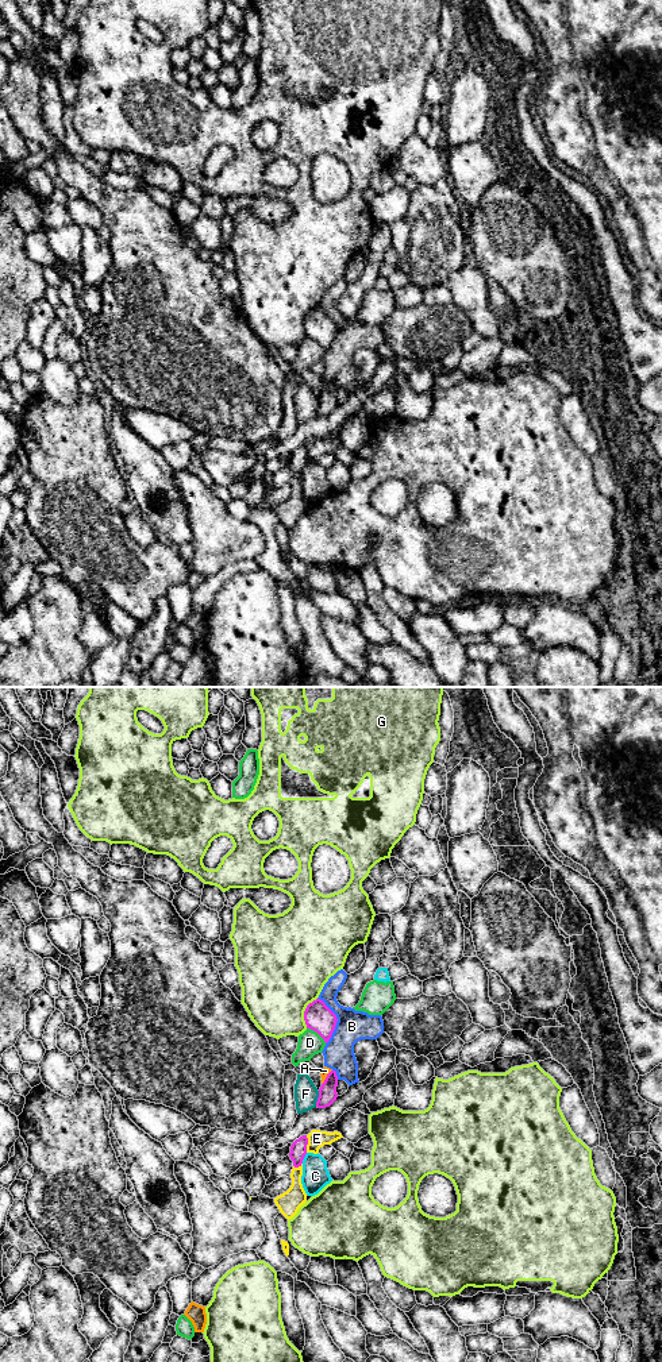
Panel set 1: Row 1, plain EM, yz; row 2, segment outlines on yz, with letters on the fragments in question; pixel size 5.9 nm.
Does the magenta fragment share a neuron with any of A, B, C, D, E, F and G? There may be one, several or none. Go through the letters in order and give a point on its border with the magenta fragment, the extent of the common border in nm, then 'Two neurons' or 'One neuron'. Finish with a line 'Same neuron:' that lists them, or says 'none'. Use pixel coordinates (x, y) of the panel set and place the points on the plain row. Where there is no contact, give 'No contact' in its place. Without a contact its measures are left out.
A: Touches magenta at yz (326, 386). Shared border 110 nm. Two neurons
B: Touches magenta at yz (337, 330). Shared border 280 nm. Two neurons
C: Touches magenta at yz (303, 467). Shared border 70 nm. Two neurons
D: Touches magenta at yz (316, 340). Shared border 150 nm. Two neurons
E: Touches magenta at yz (307, 452). Shared border 100 nm. Two neurons
F: Touches magenta at yz (318, 408). Shared border 100 nm. Two neurons
G: Touches magenta at yz (304, 321). Shared border 200 nm. Two neurons
Same neuron: none

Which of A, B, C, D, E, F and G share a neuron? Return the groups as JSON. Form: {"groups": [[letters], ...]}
{"groups": [["A", "B"], ["C"], ["D"], ["E"], ["F"], ["G"]]}

